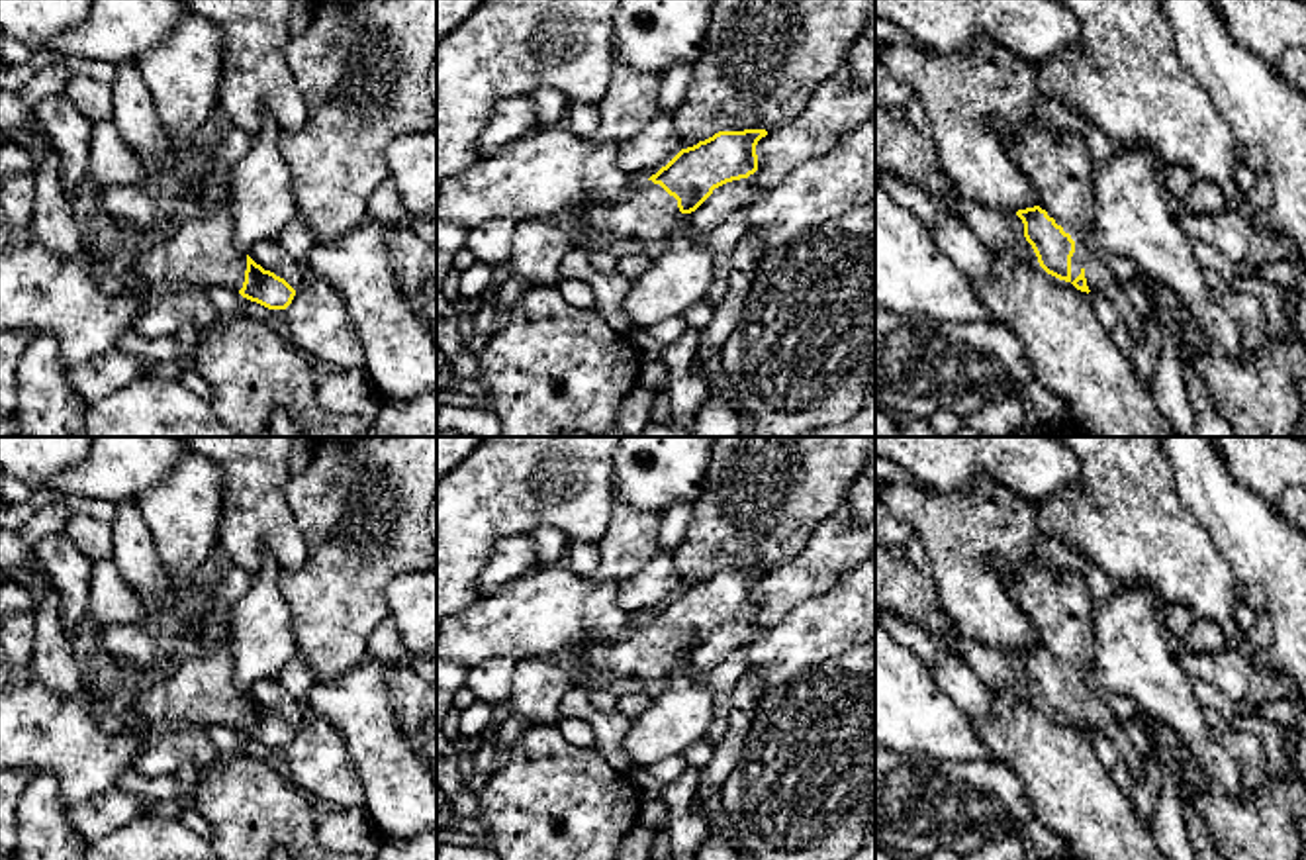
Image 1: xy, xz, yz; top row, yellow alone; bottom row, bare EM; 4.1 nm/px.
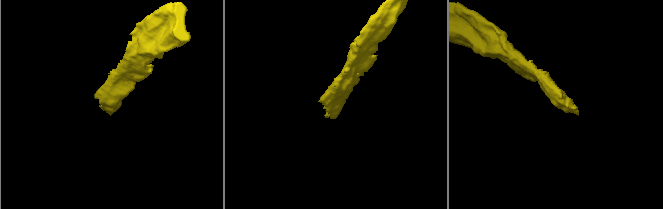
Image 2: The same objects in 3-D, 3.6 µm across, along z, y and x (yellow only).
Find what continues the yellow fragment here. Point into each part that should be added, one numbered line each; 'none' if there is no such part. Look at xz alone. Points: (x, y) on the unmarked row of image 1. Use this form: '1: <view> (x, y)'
1: xz (647, 649)

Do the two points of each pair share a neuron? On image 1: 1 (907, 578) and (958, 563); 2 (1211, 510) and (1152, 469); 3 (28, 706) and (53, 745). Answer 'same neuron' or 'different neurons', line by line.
1: different neurons
2: different neurons
3: same neuron

